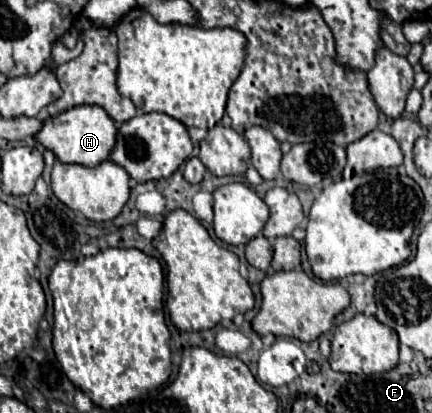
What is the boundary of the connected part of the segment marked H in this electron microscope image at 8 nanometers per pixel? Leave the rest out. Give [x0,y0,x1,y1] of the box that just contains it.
[36,106,116,166]

